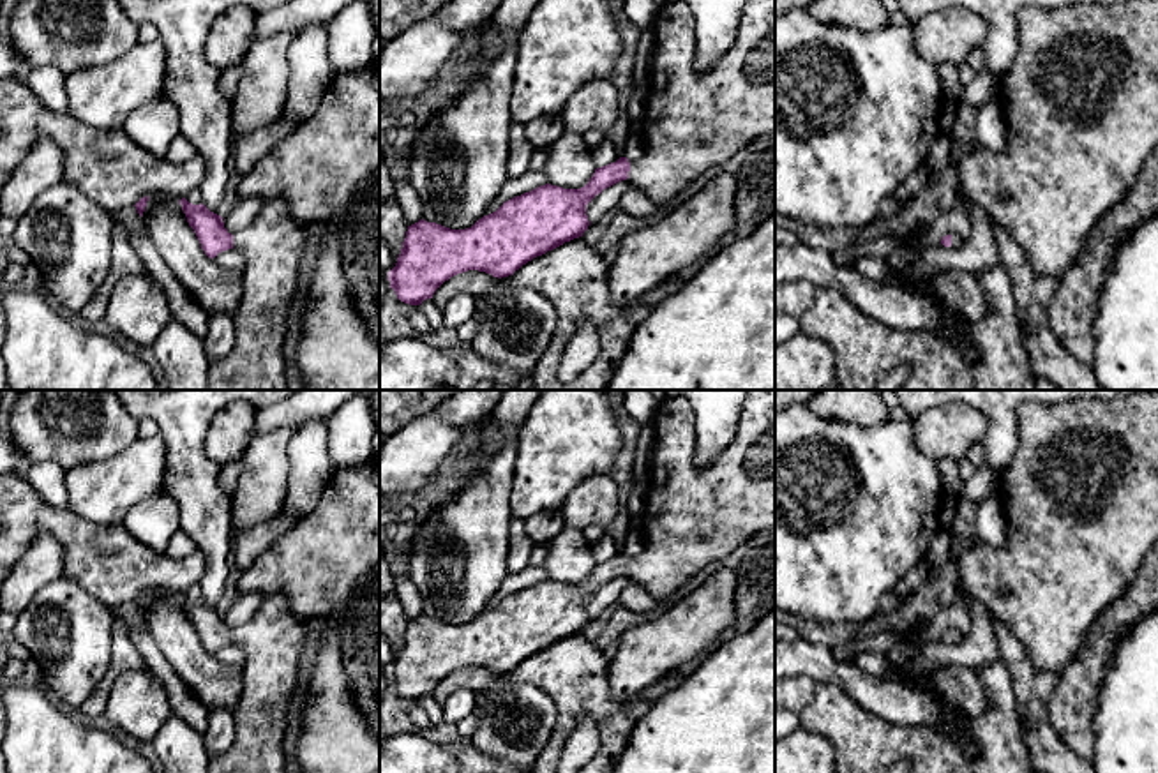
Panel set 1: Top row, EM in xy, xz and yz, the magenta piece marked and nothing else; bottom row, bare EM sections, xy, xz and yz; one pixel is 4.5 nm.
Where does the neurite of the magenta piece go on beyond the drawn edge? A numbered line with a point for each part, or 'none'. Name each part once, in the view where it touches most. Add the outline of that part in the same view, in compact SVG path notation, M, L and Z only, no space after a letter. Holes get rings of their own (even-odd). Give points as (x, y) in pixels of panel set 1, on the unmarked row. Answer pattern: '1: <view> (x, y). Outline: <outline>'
1: xz (694, 516). Outline: M747 390L733 441L706 468L696 466L696 417L690 399L660 399L651 420L655 448L644 489L644 551L628 577L650 595L669 598L697 572L754 535L775 528L775 390Z

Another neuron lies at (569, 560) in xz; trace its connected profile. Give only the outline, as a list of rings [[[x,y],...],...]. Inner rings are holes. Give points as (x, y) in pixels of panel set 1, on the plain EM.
[[[565,526],[545,547],[544,567],[551,581],[581,584],[597,565],[591,545],[577,528]]]

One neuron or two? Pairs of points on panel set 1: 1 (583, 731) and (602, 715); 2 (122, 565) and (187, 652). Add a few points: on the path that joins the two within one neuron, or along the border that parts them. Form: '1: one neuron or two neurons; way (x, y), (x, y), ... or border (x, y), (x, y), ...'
1: two neurons; border (597, 724), (583, 719), (562, 749)
2: two neurons; border (145, 590), (173, 588), (182, 592)

